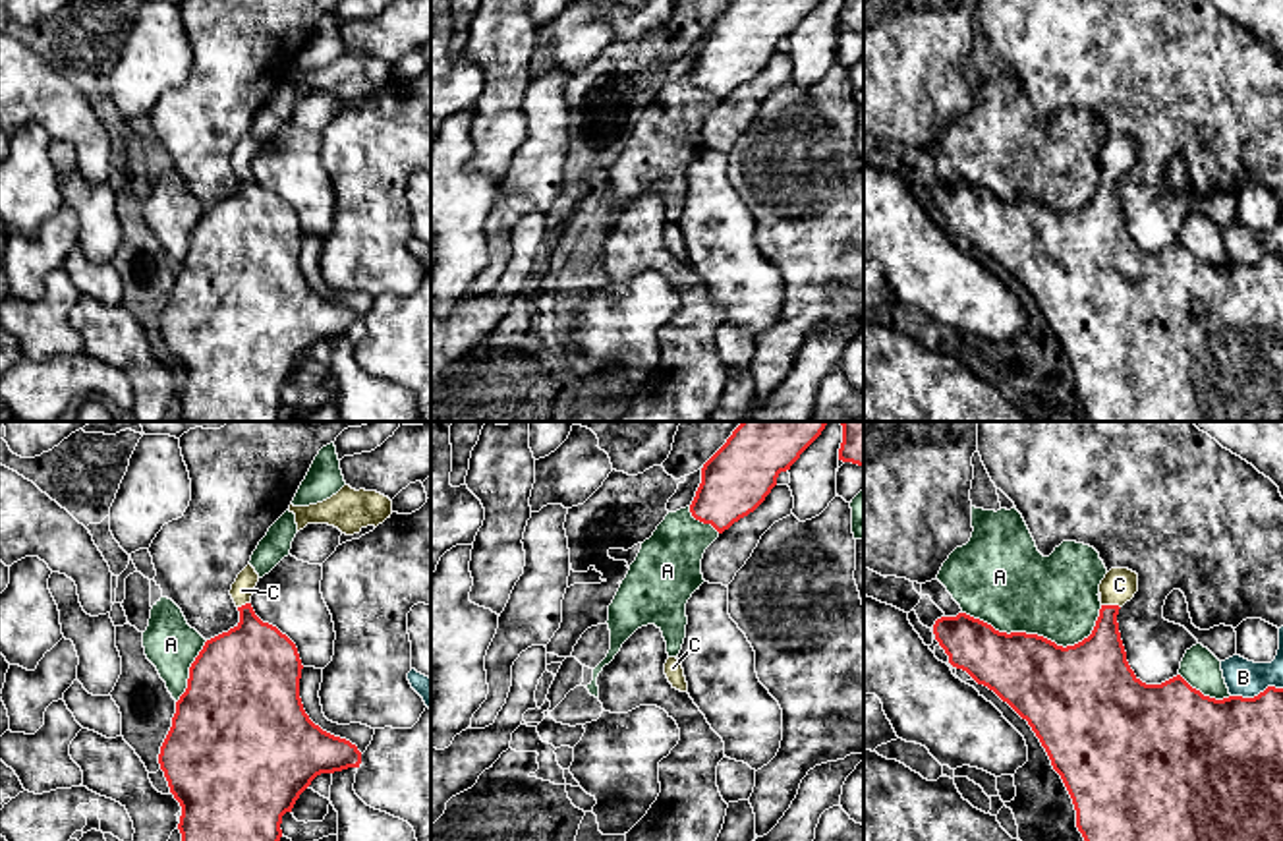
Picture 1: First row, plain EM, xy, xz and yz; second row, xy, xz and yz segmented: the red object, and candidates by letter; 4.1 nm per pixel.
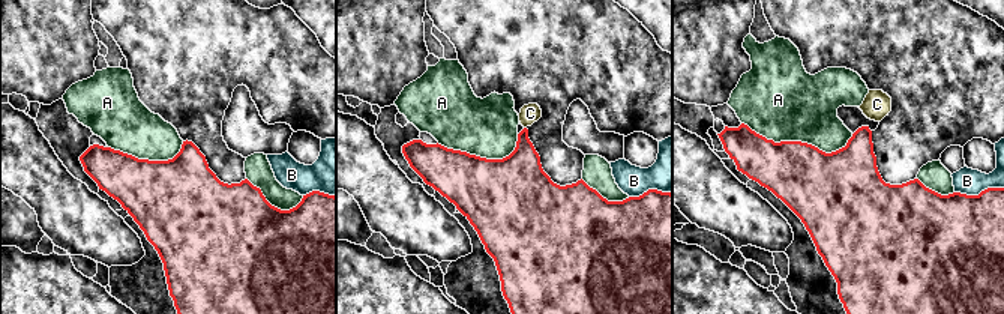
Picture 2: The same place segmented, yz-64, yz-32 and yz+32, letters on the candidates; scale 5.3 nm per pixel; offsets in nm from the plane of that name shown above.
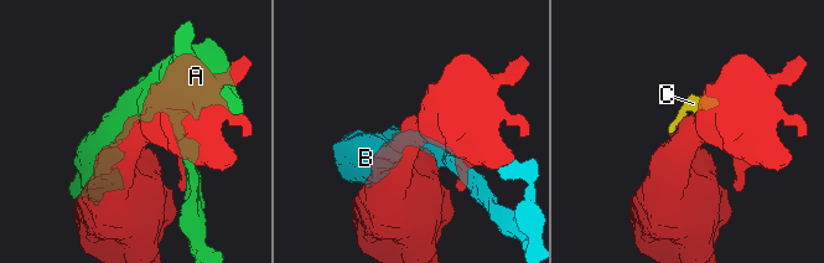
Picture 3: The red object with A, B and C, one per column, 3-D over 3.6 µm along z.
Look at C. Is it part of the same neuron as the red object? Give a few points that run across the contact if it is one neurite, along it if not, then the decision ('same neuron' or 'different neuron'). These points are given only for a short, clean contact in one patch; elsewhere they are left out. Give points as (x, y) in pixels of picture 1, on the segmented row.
line yz (1098, 664), (1111, 606), (1119, 584); same neuron

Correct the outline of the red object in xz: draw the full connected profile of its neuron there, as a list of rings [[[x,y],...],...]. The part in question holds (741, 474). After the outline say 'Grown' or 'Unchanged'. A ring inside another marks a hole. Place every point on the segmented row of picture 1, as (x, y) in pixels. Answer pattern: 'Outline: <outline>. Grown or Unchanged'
Outline: [[[742,421],[727,443],[703,464],[701,483],[690,505],[696,520],[711,524],[719,534],[754,512],[771,489],[781,472],[821,435],[829,421]]]. Unchanged

